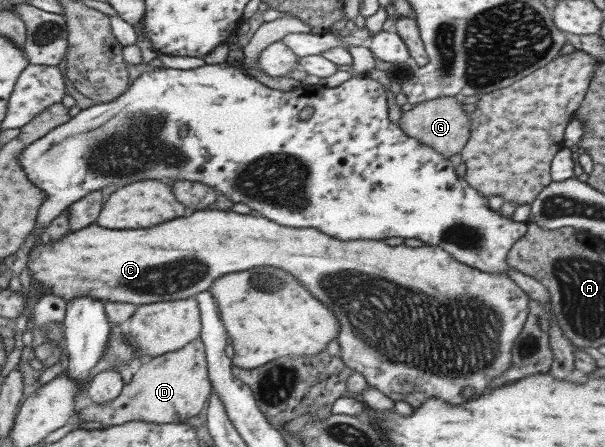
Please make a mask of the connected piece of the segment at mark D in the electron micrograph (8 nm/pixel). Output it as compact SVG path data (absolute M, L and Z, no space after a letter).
M191 340L184 347L141 362L133 368L128 385L124 385L118 396L104 404L86 406L77 412L77 424L100 422L103 427L142 421L154 424L184 422L188 417L202 415L210 393L207 375L207 360L202 341Z

